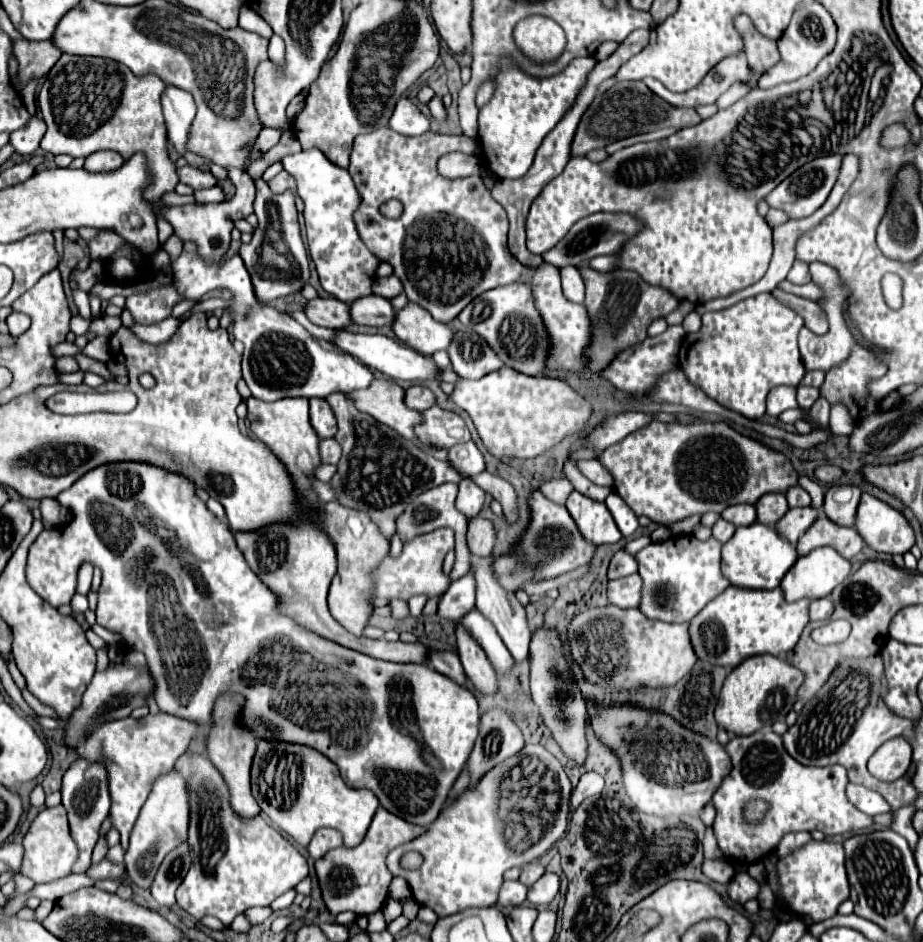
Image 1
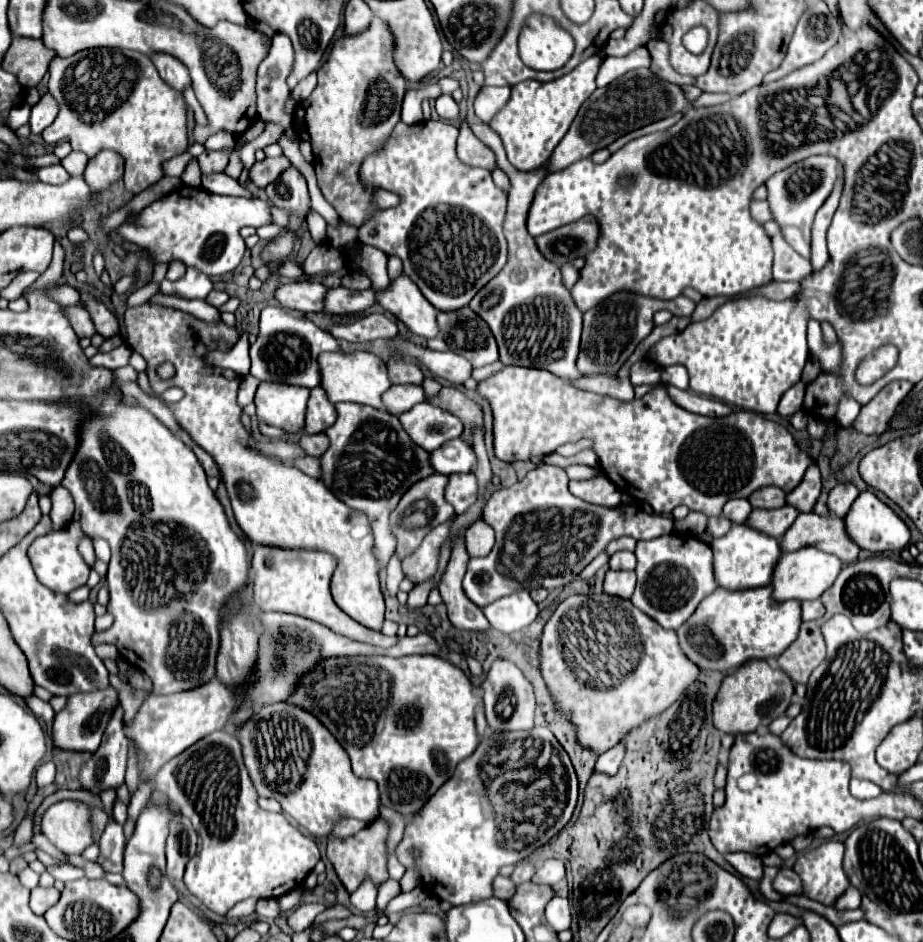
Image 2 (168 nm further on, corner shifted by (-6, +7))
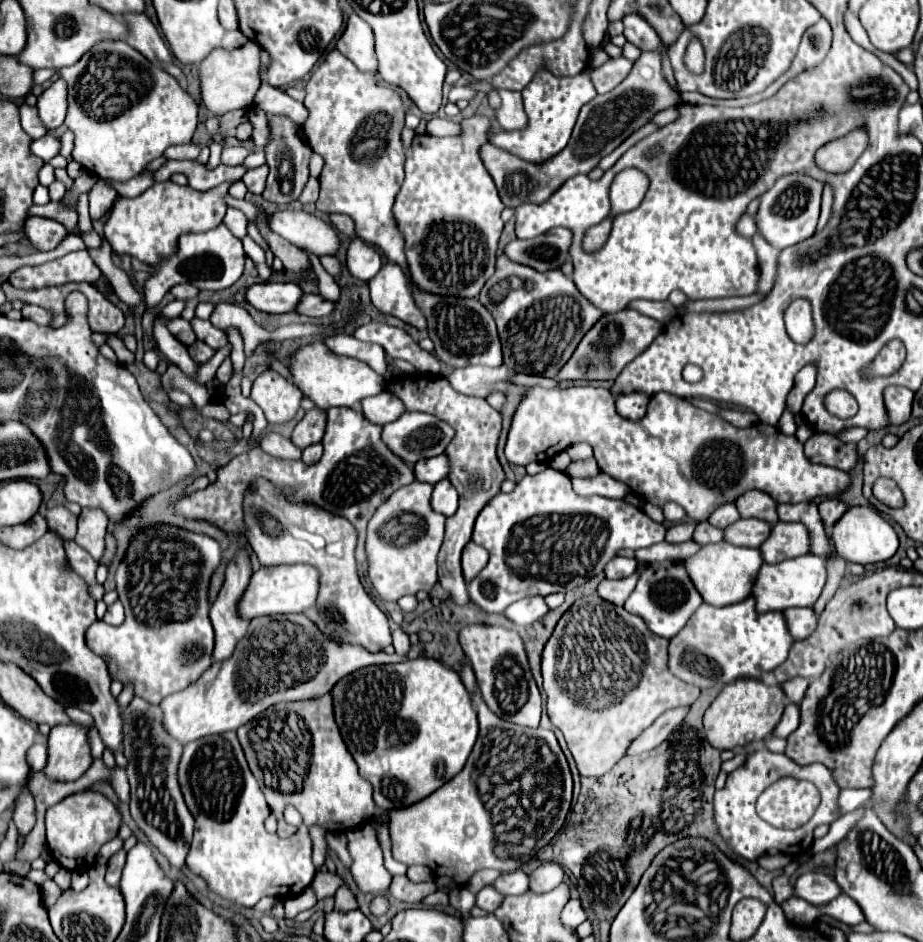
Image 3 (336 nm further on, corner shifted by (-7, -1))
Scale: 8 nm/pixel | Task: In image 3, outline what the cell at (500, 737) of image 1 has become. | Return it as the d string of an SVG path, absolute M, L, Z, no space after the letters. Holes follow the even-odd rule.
M471 624L461 630L459 640L473 666L481 696L487 702L489 710L507 722L527 728L537 728L541 718L541 696L531 676L523 642L517 636L517 632L501 626Z

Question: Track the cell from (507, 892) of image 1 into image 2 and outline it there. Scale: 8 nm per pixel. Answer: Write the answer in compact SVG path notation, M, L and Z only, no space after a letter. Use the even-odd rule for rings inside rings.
M504 876L496 878L496 882L494 882L494 896L496 898L508 900L514 892L516 892L516 884L510 882L510 878L504 878Z

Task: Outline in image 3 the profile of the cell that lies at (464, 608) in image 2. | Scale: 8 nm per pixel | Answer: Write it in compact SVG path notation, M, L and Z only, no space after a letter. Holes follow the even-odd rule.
M403 376L401 380L389 382L387 390L399 396L409 412L417 410L439 416L441 420L449 422L455 428L453 444L449 444L449 450L445 450L445 454L449 456L453 468L449 480L459 490L459 510L451 518L447 518L445 542L439 552L439 584L443 586L445 592L449 592L449 598L457 606L467 606L469 596L467 596L467 582L461 570L461 552L465 544L471 540L477 514L499 492L499 486L505 480L503 468L495 454L497 438L501 432L501 414L495 408L491 408L485 398L455 392L443 376Z

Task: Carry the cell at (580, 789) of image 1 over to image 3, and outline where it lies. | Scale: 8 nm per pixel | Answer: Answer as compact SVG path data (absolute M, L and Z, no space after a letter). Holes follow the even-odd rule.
M673 708L669 712L665 712L663 716L659 716L639 738L635 738L631 742L631 746L627 748L627 756L635 756L637 752L649 752L653 750L659 742L663 742L665 738L669 738L669 734L673 732L675 726L681 724L681 720L685 718L687 708Z

